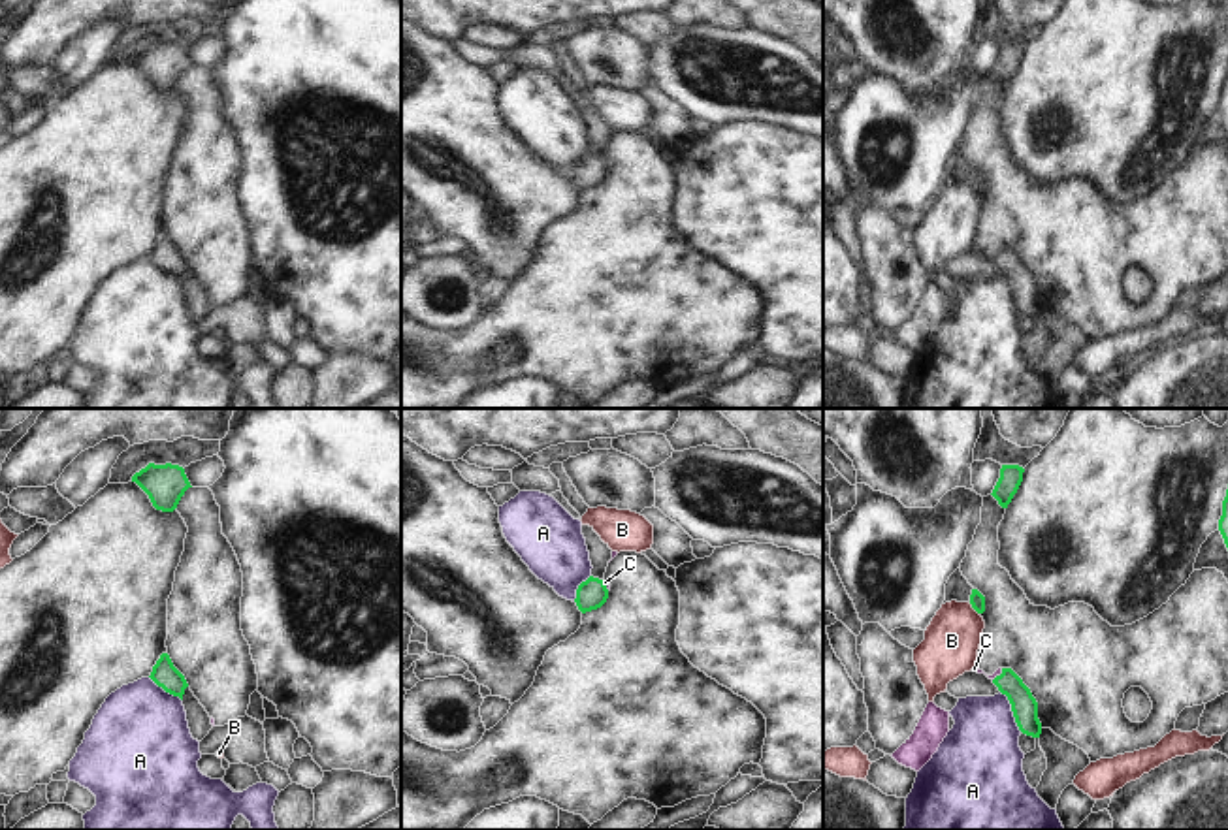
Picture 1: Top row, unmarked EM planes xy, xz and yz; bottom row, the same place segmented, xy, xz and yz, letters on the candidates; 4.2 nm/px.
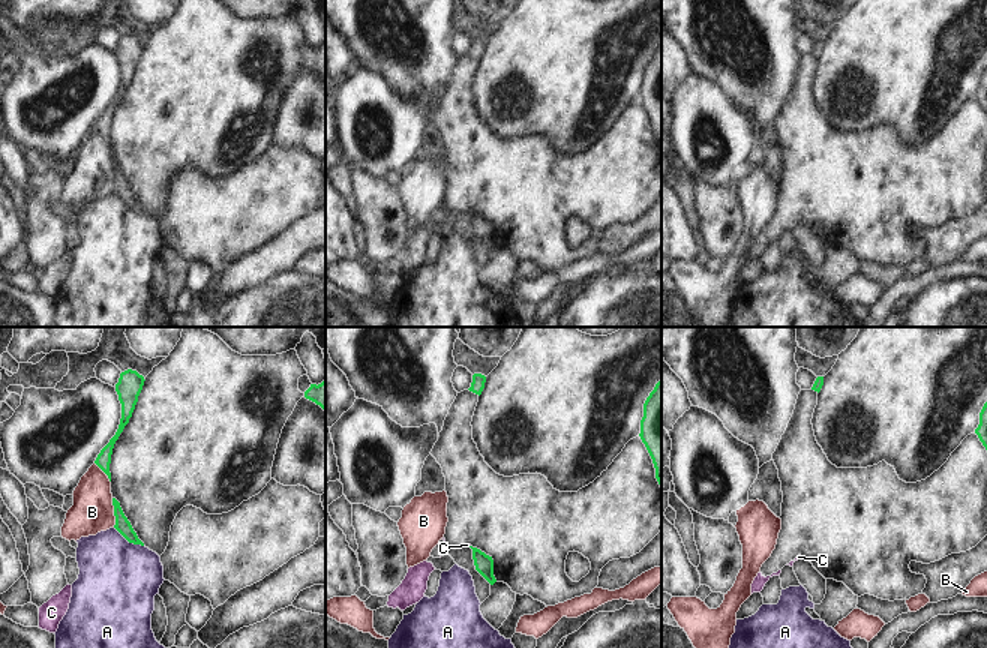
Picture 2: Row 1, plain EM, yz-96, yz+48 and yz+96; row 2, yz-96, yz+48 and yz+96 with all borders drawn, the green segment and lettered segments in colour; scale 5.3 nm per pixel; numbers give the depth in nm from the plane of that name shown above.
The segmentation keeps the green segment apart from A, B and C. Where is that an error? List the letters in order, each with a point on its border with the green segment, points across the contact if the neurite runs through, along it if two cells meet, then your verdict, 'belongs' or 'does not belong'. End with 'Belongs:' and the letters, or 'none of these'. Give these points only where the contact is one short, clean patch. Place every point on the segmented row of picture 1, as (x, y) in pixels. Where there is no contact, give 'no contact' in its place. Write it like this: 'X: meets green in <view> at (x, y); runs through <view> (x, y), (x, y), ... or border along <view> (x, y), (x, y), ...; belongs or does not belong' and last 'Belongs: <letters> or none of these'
A: meets green in yz at (1012, 710); border along yz (1001, 691), (1021, 731); does not belong
B: meets green in yz at (972, 606); border along yz (969, 603), (978, 614); does not belong
C: meets green in yz at (1001, 674); border along yz (1002, 669), (993, 680); does not belong
Belongs: none of these

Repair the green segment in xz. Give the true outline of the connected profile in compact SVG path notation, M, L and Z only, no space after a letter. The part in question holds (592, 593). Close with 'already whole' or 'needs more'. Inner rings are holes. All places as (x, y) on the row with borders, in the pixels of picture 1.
M590 576L576 589L576 606L582 614L601 608L608 599L608 589L603 580Z; already whole

